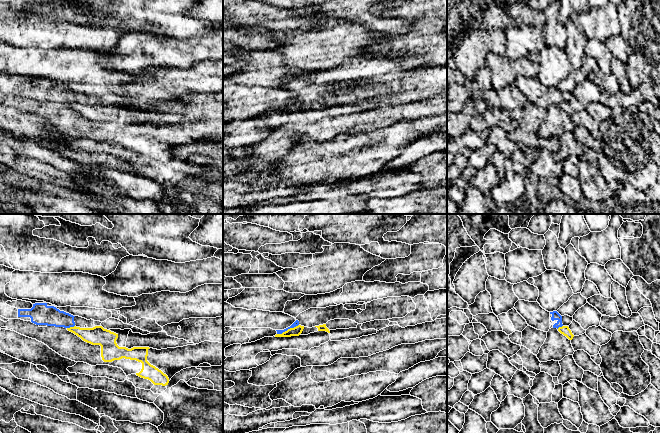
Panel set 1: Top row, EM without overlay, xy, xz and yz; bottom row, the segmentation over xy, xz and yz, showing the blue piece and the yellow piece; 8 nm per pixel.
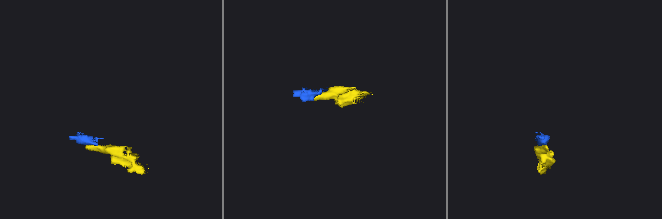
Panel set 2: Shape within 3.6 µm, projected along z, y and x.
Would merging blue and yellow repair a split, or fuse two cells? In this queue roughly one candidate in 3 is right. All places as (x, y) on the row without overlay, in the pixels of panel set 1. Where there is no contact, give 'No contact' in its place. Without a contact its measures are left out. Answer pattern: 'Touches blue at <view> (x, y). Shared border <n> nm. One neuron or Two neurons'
Touches blue at xz (287, 105). Shared border 190 nm. Two neurons

